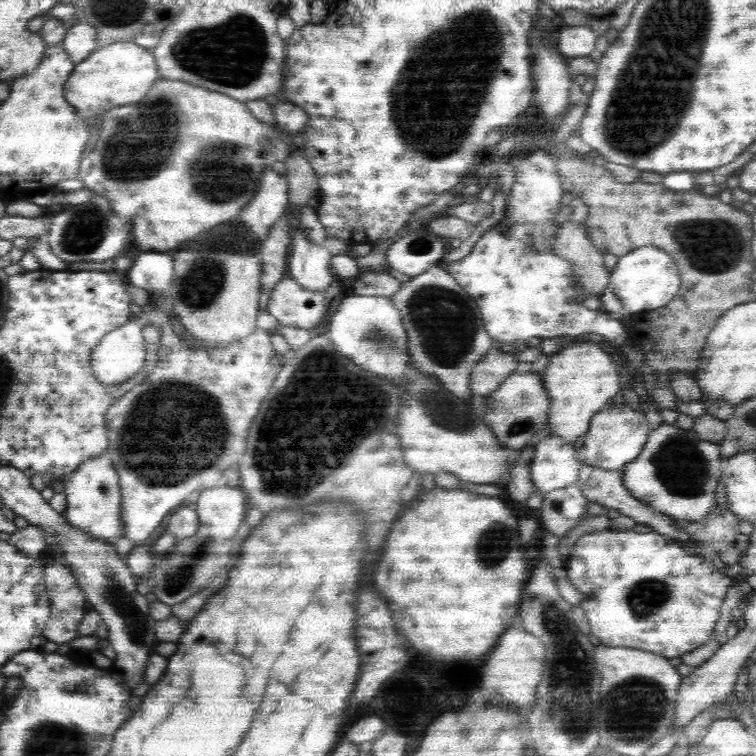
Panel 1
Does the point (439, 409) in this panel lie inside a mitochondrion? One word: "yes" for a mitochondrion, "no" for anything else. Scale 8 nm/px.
yes

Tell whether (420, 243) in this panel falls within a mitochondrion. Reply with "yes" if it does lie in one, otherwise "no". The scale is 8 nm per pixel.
yes

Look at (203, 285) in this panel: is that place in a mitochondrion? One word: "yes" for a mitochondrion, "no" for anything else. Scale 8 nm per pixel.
yes

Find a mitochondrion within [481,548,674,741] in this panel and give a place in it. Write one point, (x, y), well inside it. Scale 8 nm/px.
(634, 705)

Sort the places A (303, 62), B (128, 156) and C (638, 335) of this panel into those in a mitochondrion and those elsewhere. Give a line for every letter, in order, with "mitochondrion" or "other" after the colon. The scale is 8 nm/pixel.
A: other
B: mitochondrion
C: other

